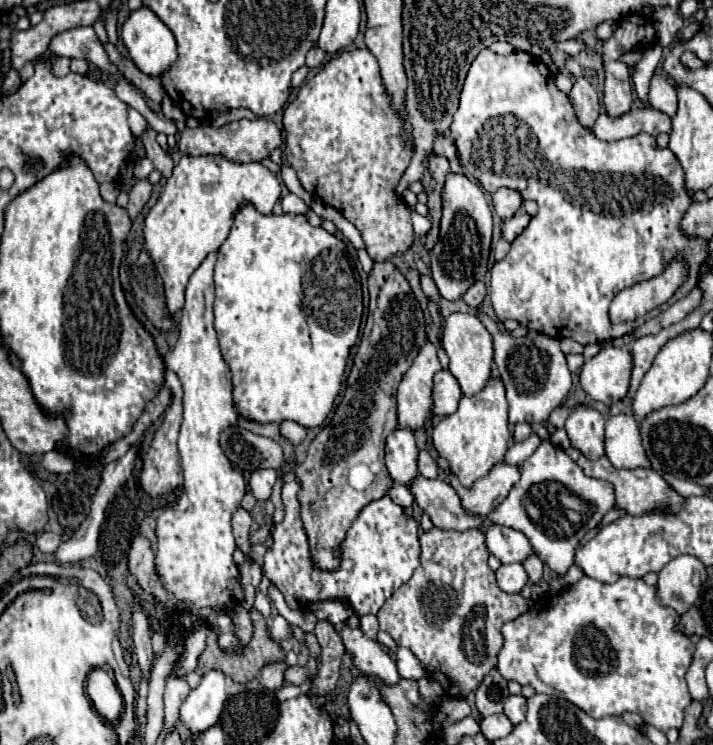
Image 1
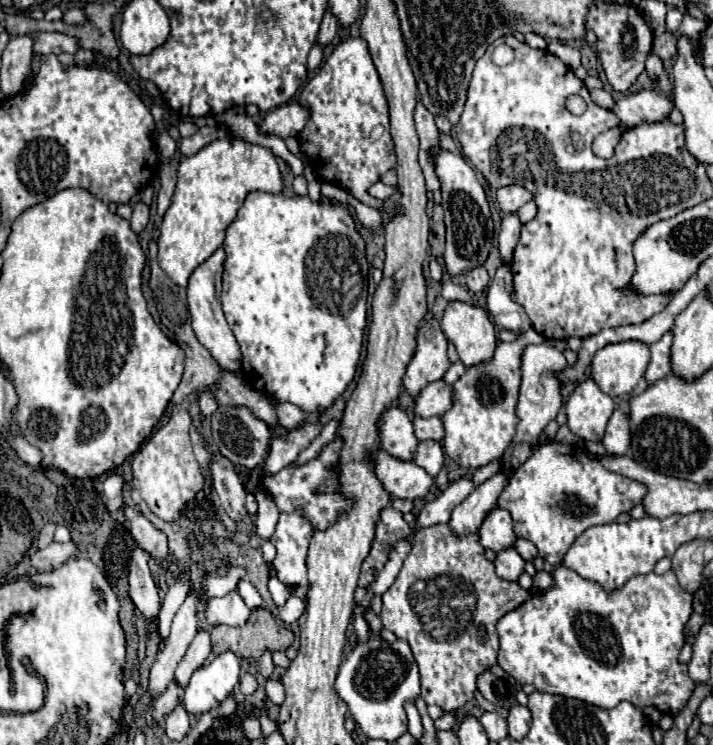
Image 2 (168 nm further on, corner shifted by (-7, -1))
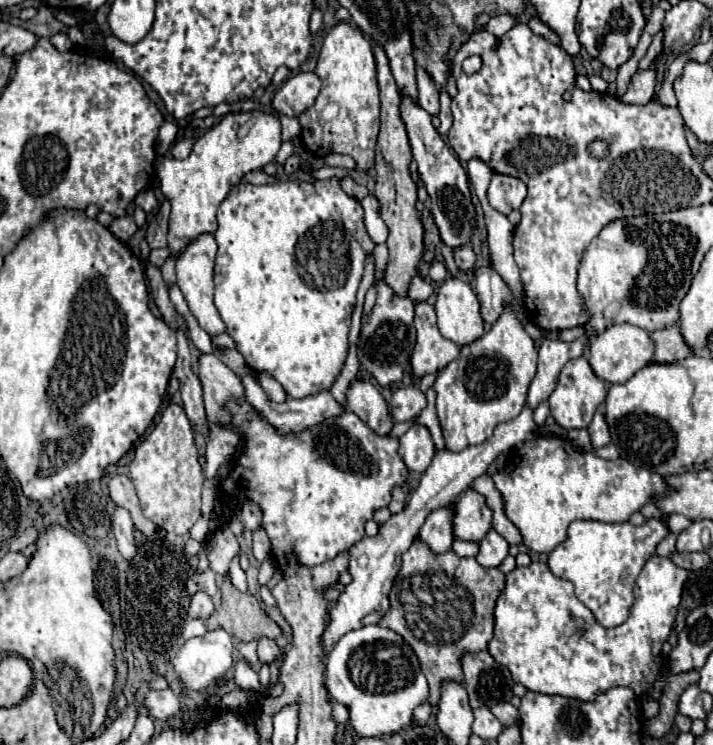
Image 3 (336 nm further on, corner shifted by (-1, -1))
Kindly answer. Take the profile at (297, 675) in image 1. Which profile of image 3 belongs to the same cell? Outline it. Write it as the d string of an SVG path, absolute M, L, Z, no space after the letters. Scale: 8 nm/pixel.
M261 638L257 644L259 644L259 646L257 646L257 654L259 654L259 660L261 660L263 664L269 664L271 660L275 660L275 658L281 656L279 646L277 646L271 638Z

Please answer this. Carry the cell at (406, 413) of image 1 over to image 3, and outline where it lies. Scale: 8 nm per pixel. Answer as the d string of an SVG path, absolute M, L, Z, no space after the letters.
M419 302L415 306L415 328L417 344L411 356L411 368L415 376L437 372L459 356L459 346L441 336L437 328L435 308L427 302Z

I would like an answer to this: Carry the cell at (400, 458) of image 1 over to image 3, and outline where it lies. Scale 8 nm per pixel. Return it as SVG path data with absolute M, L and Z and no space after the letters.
M355 378L349 382L345 392L347 410L355 412L369 428L373 428L377 434L389 434L393 420L389 420L389 408L385 408L385 398L381 392L367 380Z

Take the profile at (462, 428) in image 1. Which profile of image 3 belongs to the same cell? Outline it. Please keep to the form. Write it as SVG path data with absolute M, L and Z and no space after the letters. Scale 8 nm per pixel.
M507 304L501 316L493 322L489 332L485 332L475 342L461 346L459 358L437 372L433 390L437 394L437 418L445 436L447 450L459 452L471 444L483 444L487 438L491 438L499 422L513 420L523 410L527 388L537 372L537 350L535 350L533 338L525 332L525 322L527 322L527 316L523 308L515 304Z

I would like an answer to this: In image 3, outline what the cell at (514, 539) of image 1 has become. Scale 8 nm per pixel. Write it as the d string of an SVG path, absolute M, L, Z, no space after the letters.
M471 486L461 492L451 504L453 508L453 538L455 540L471 540L479 542L491 524L491 510L485 504L485 498L475 492Z

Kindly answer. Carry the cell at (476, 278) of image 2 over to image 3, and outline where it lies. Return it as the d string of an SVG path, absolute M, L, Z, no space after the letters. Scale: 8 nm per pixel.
M459 246L453 250L455 256L455 264L459 266L461 272L471 272L475 266L475 252L471 250L471 246Z

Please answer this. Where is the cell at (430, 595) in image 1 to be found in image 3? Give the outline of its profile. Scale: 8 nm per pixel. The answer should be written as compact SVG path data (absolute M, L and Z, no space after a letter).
M415 544L403 554L403 564L389 592L391 610L379 624L401 634L415 650L421 670L429 682L429 704L439 700L443 680L463 682L461 656L465 652L485 650L493 638L493 608L505 586L505 574L497 568L485 568L475 558L461 558L455 552L441 556L429 552L425 544Z

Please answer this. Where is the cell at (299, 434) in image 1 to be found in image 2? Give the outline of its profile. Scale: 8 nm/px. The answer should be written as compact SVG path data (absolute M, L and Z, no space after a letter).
M279 404L279 406L277 406L277 416L279 416L279 422L281 422L287 430L299 428L299 426L305 422L305 418L307 418L307 414L301 412L299 408L295 408L293 404Z

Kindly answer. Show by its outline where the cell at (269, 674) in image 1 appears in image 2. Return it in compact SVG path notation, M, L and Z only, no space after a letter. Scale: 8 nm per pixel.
M265 652L265 654L261 656L261 660L259 660L259 672L261 672L265 678L269 678L269 676L273 674L273 670L275 670L275 664L273 664L273 658L271 658L271 652Z

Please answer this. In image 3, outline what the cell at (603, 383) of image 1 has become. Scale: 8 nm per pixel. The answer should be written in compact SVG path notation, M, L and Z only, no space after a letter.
M619 324L619 326L607 326L605 332L601 332L589 344L587 360L593 372L597 372L597 376L601 376L605 382L623 384L625 380L629 380L629 376L633 376L633 372L637 372L637 368L643 368L645 364L651 362L653 352L655 352L655 342L651 340L647 330L631 324Z

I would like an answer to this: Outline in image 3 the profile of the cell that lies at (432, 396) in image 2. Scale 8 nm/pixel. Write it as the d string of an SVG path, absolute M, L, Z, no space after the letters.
M417 386L397 388L389 400L389 414L393 422L407 422L423 412L427 406L425 394Z

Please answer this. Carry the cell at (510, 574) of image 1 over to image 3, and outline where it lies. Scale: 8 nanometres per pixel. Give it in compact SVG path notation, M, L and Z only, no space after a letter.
M489 530L485 534L485 538L479 542L477 562L481 566L499 566L507 554L509 554L507 540L501 534L497 534L495 530Z

